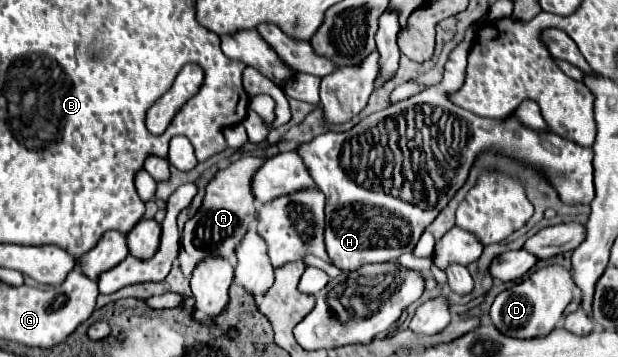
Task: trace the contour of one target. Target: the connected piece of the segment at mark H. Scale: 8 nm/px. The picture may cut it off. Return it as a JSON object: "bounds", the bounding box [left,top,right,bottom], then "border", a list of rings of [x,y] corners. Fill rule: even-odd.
{"bounds":[299,24,593,270],"border":[[[475,24],[471,25],[462,42],[449,54],[441,84],[367,116],[347,132],[321,134],[315,140],[299,146],[299,156],[327,198],[325,244],[333,266],[341,270],[357,270],[363,264],[381,264],[411,252],[423,230],[465,184],[475,156],[489,148],[525,160],[539,170],[543,168],[545,176],[551,180],[565,204],[591,202],[593,148],[581,148],[579,144],[569,142],[557,134],[533,132],[525,126],[519,126],[515,116],[509,116],[507,120],[481,118],[449,100],[449,94],[461,88],[461,80],[465,80],[467,52],[476,38],[476,27]],[[377,140],[381,140],[385,156],[387,148],[401,148],[407,180],[405,184],[413,184],[413,198],[393,198],[391,194],[379,190],[367,190],[345,172],[341,164],[343,148],[351,144],[351,154],[347,152],[347,158],[369,158],[371,150],[377,148]]]}

